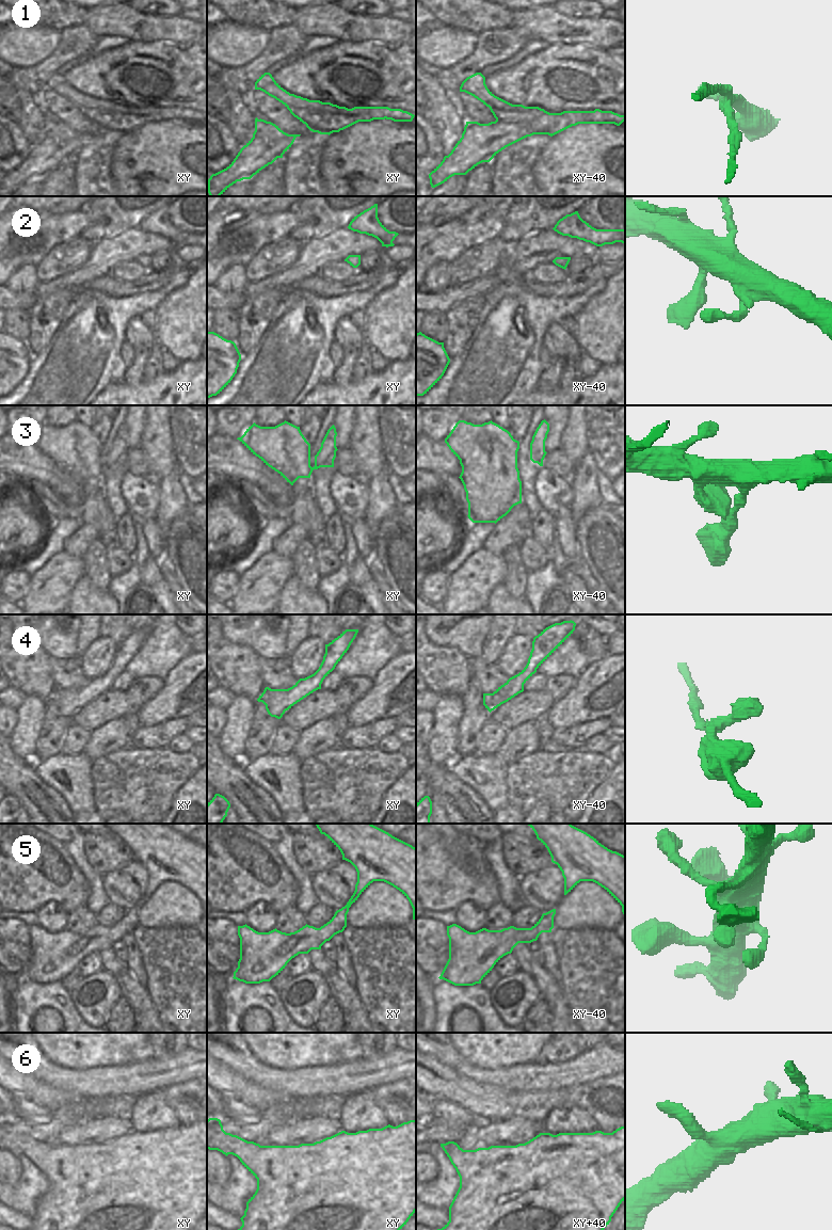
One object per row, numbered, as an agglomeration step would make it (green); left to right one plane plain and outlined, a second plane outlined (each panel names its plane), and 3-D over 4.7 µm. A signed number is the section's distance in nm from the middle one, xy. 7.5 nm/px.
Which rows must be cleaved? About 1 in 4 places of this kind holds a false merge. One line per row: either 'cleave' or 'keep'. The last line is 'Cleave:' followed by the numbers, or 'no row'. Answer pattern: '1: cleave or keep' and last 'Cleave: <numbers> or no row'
1: cleave
2: keep
3: keep
4: keep
5: keep
6: keep
Cleave: 1

